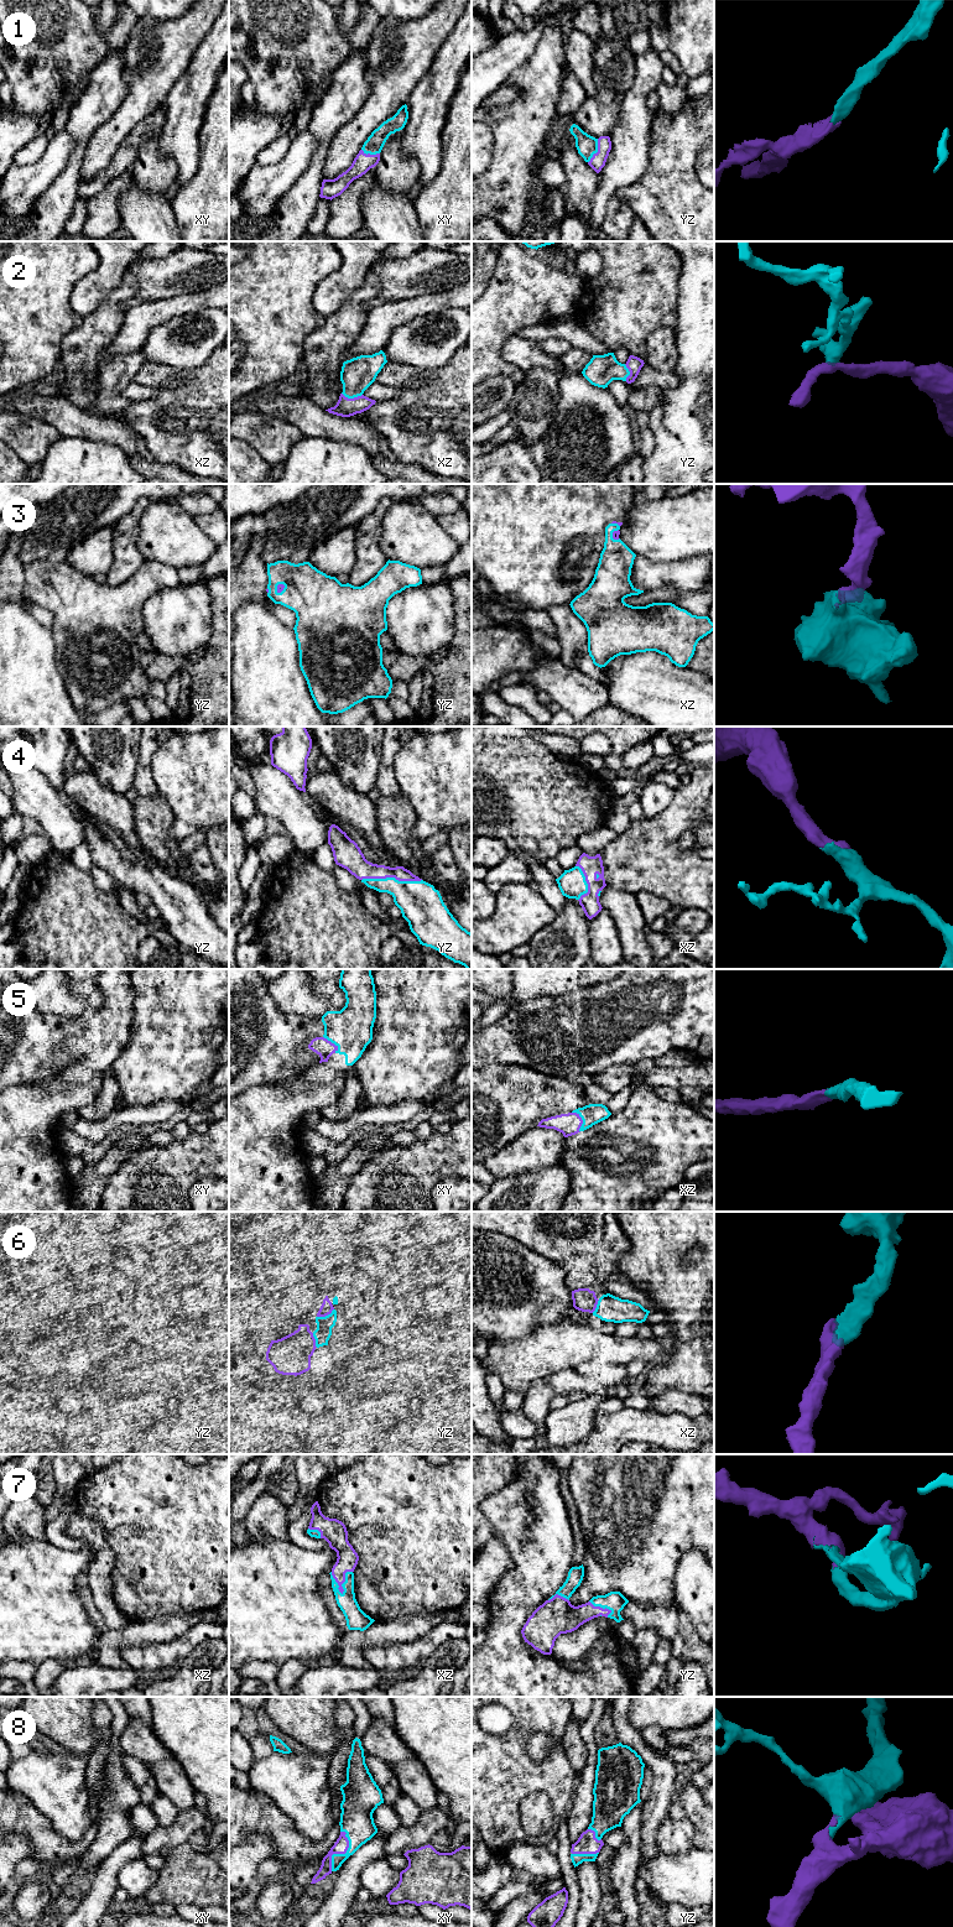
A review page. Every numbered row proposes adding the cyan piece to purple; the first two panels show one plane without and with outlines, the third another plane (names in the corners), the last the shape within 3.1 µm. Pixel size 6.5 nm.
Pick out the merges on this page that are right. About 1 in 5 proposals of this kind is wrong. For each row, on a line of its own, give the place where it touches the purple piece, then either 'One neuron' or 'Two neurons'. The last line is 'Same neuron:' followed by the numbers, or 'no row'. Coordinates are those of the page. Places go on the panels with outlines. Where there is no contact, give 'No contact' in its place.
1: Touches purple at yz (598, 151). One neuron
2: Touches purple at xz (352, 399). One neuron
3: Touches purple at yz (277, 587). One neuron
4: Touches purple at yz (391, 876). One neuron
5: Touches purple at xz (582, 1120). One neuron
6: Touches purple at yz (326, 1314). One neuron
7: Touches purple at xz (344, 1581). One neuron
8: Touches purple at xy (342, 1853). One neuron
Same neuron: 1, 2, 3, 4, 5, 6, 7, 8

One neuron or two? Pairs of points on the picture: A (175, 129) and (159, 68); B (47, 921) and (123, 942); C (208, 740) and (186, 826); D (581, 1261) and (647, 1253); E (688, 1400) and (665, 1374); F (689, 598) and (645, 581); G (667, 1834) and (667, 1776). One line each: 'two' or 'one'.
A: two
B: one
C: one
D: two
E: two
F: two
G: two

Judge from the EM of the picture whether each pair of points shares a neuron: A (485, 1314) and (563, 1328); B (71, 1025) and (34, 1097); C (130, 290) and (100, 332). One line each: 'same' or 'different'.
A: different
B: different
C: same

